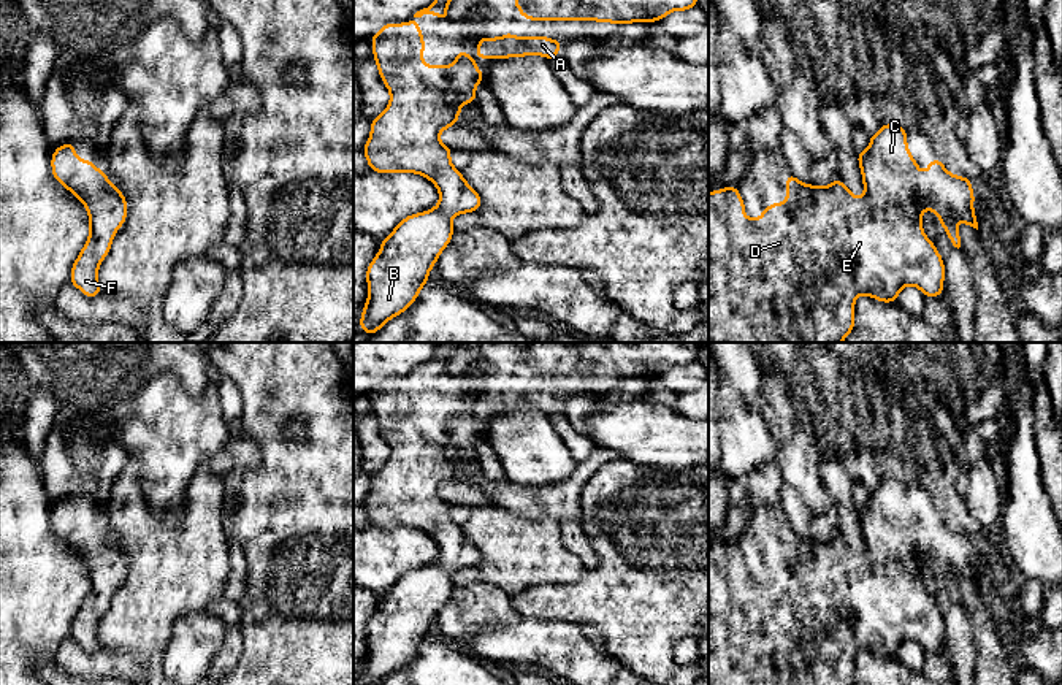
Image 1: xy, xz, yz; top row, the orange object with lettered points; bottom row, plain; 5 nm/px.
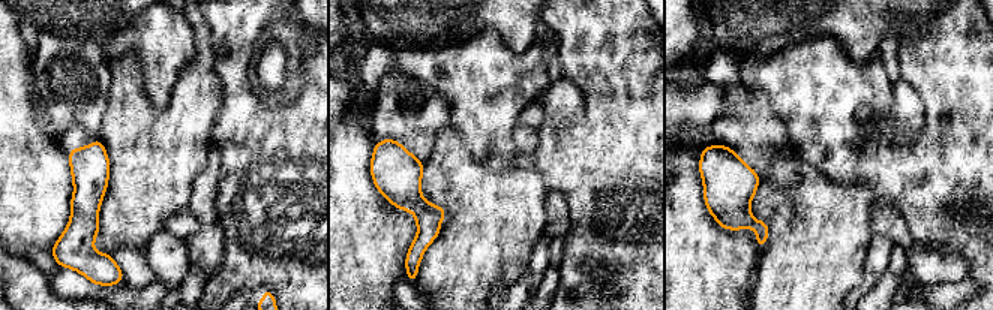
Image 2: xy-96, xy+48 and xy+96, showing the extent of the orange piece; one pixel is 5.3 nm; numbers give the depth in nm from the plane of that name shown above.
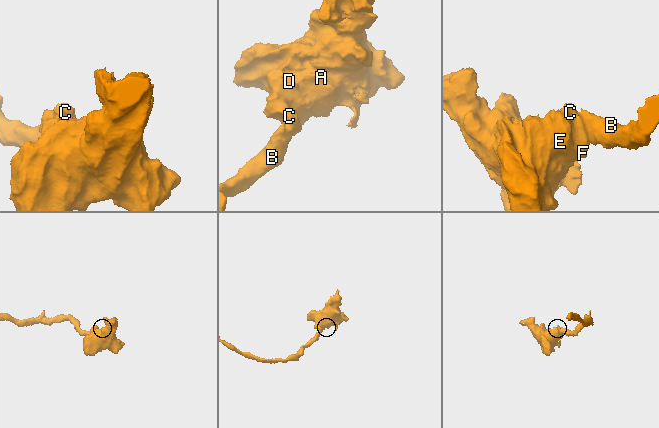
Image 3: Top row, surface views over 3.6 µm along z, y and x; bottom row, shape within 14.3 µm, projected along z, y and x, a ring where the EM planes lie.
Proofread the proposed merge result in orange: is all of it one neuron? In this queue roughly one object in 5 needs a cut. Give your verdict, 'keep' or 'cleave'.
keep

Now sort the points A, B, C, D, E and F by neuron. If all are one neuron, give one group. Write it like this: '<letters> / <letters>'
A B C D E F

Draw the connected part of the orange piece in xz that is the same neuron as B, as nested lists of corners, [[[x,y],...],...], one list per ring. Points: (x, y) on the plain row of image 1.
[[[415,376],[388,377],[371,392],[374,415],[382,438],[390,446],[388,461],[371,476],[371,490],[363,503],[371,526],[417,528],[439,545],[439,560],[404,572],[380,598],[380,606],[366,625],[368,655],[360,672],[360,685],[380,685],[392,672],[404,668],[428,639],[428,628],[453,591],[452,574],[482,561],[480,550],[450,517],[452,504],[439,496],[439,488],[457,479],[460,463],[476,458],[476,442],[483,428],[460,406],[453,420],[425,420],[425,395]]]

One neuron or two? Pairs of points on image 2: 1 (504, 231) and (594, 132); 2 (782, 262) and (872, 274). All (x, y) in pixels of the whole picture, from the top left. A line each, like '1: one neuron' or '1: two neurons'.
1: two neurons
2: two neurons

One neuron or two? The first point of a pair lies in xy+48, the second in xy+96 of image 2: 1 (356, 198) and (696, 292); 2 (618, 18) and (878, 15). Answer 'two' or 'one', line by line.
1: one
2: two

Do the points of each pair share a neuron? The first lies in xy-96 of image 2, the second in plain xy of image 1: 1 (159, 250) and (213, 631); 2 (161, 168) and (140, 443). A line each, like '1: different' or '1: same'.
1: same
2: different

